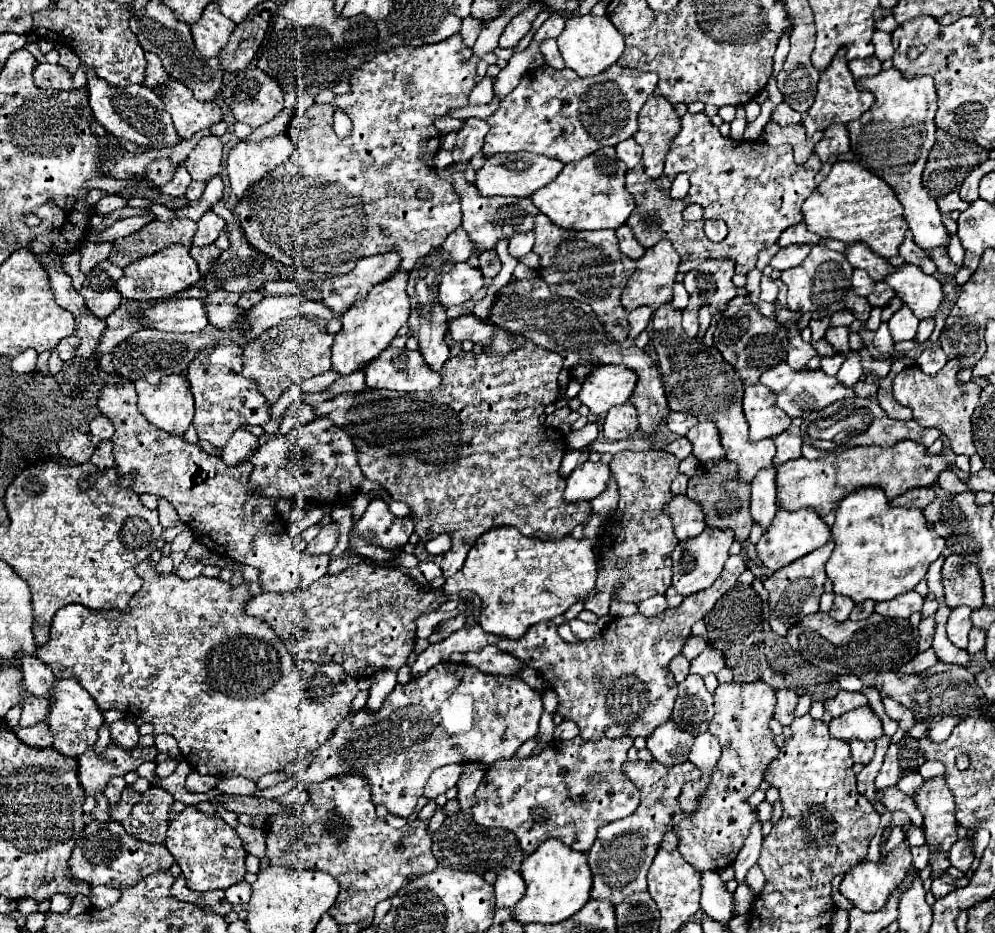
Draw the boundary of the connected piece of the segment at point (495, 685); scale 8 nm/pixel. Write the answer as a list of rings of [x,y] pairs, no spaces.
[[[440,663],[428,675],[420,679],[412,679],[406,685],[396,685],[394,691],[386,697],[384,705],[376,713],[368,713],[366,709],[350,715],[340,721],[336,735],[328,739],[328,743],[316,749],[316,759],[312,761],[306,775],[298,779],[288,779],[274,787],[262,789],[262,797],[276,799],[288,793],[296,785],[322,783],[334,775],[342,773],[360,773],[370,779],[372,799],[376,805],[384,805],[388,811],[410,817],[416,809],[418,799],[422,797],[422,789],[428,783],[428,777],[434,769],[448,763],[494,763],[498,759],[510,759],[518,751],[518,747],[532,739],[538,733],[538,721],[544,713],[542,695],[530,689],[520,677],[494,677],[476,671],[464,663]]]

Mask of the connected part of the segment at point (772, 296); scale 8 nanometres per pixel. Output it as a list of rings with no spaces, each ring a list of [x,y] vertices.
[[[762,277],[762,293],[760,293],[762,301],[776,301],[776,285],[770,277]]]

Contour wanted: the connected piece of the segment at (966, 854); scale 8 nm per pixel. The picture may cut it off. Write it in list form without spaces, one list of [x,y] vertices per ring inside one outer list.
[[[960,839],[952,849],[950,849],[950,863],[952,867],[960,869],[960,871],[968,871],[970,865],[974,861],[974,849],[972,849],[972,839]]]

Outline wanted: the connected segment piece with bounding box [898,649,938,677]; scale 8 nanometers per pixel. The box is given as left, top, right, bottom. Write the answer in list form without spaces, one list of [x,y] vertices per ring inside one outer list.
[[[928,649],[928,651],[924,651],[924,653],[920,653],[916,659],[912,659],[912,663],[908,663],[906,667],[902,667],[902,669],[898,671],[898,675],[902,677],[902,675],[912,675],[912,673],[922,673],[922,671],[930,669],[936,661],[938,661],[938,657],[936,657],[934,649]]]

